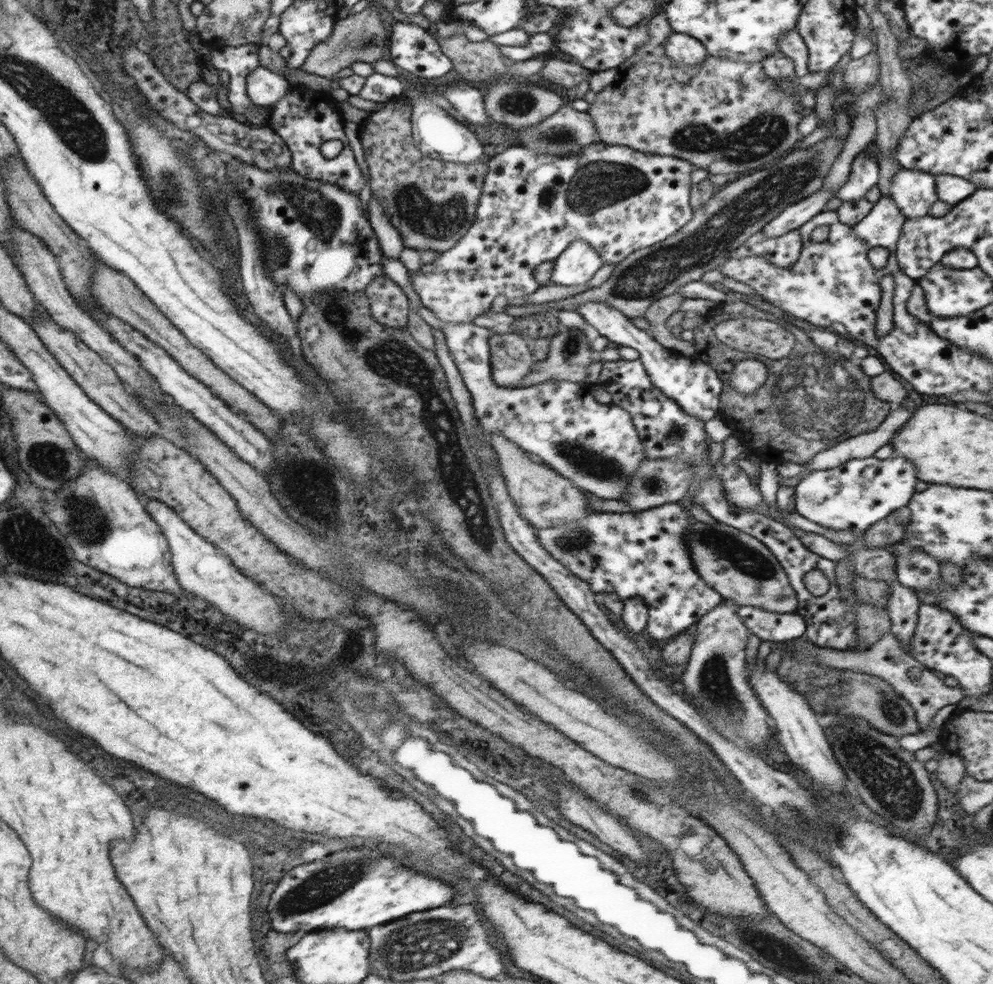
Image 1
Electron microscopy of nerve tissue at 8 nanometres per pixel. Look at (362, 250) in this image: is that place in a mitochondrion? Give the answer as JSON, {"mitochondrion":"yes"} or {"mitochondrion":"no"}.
{"mitochondrion":"no"}

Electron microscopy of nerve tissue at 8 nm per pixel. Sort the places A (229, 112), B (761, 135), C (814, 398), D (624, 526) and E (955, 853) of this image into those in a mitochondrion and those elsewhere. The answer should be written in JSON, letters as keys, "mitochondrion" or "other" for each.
{"A":"other","B":"mitochondrion","C":"mitochondrion","D":"other","E":"other"}

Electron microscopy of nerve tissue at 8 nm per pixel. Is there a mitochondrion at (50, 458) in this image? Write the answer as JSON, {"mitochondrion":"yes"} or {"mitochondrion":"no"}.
{"mitochondrion":"yes"}

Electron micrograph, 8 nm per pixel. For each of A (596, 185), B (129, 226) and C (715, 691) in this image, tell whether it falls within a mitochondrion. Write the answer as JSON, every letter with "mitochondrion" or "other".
{"A":"mitochondrion","B":"other","C":"mitochondrion"}

